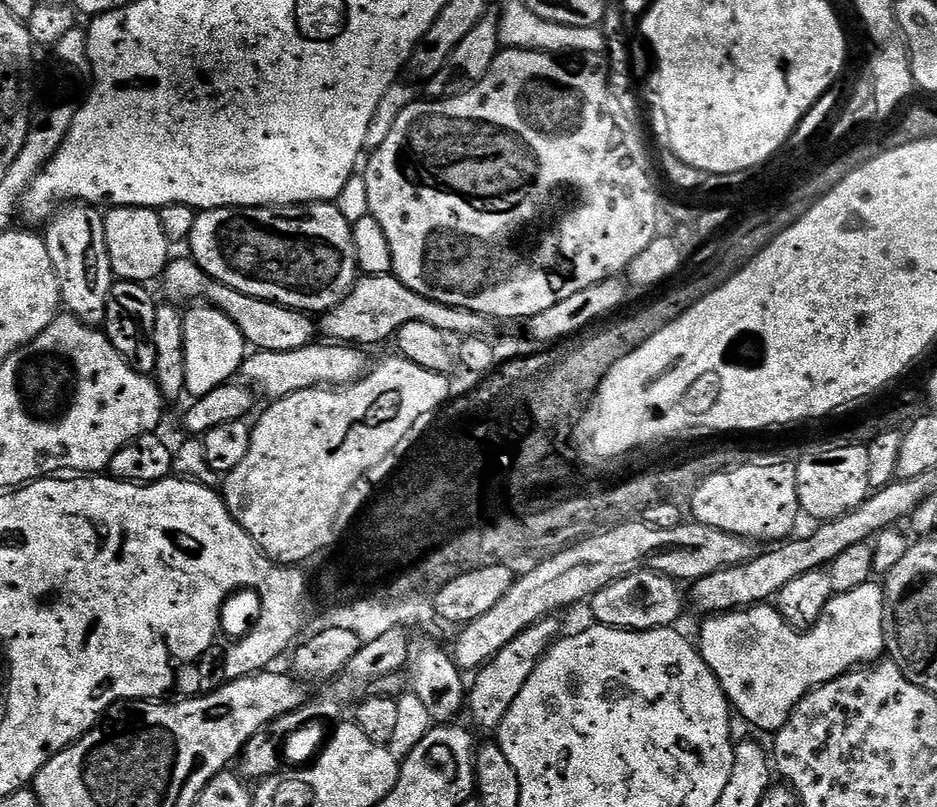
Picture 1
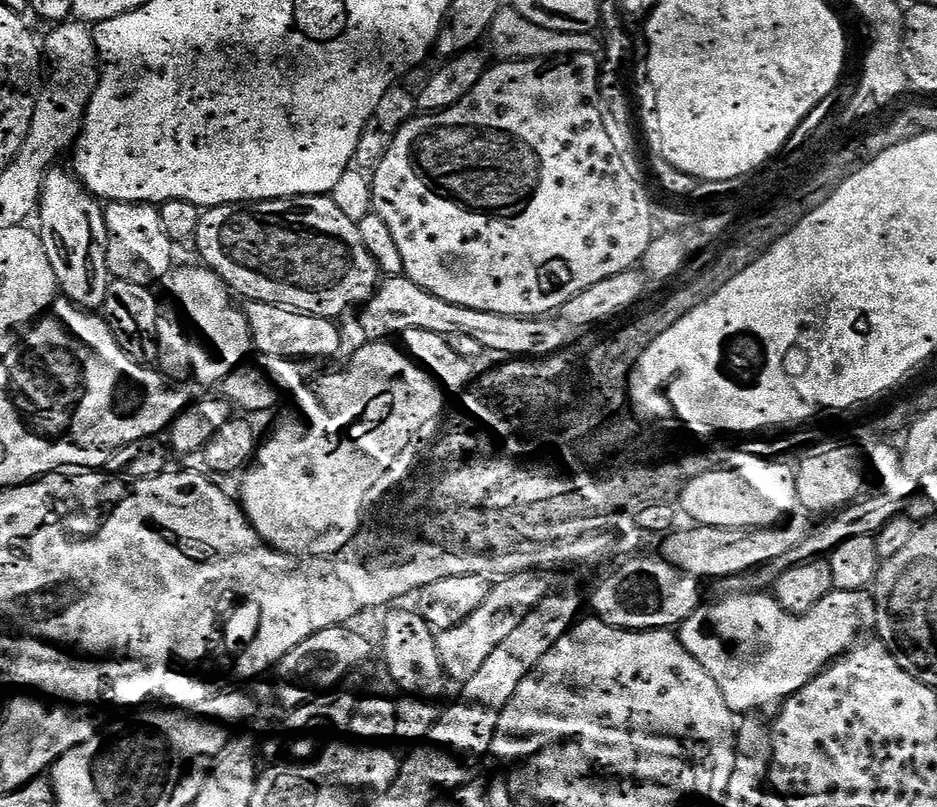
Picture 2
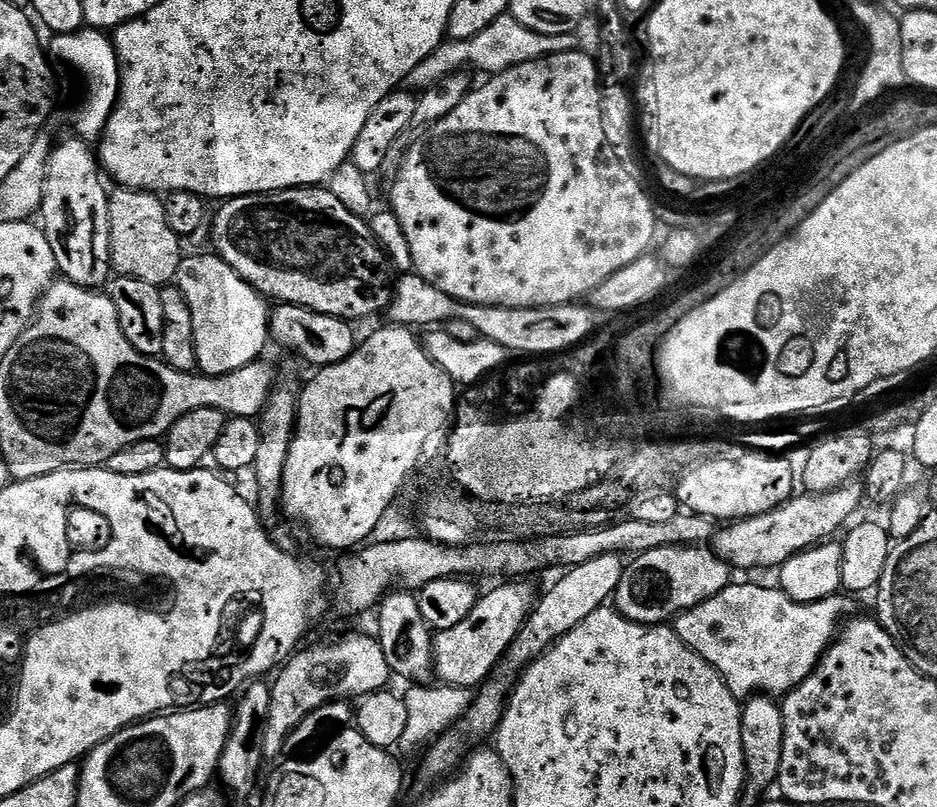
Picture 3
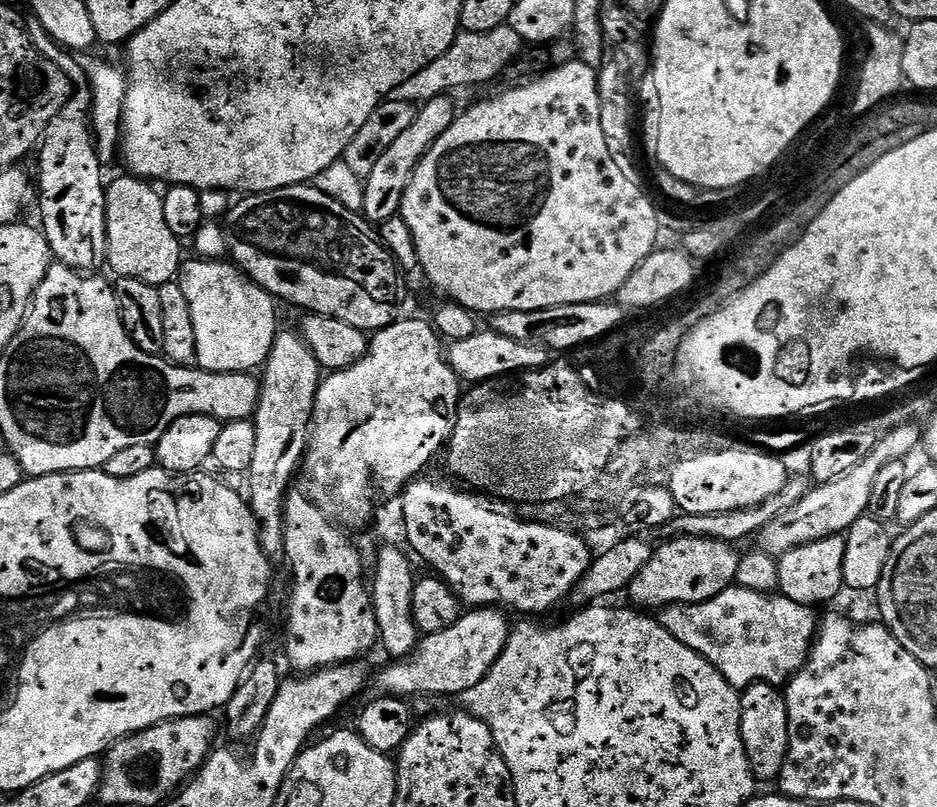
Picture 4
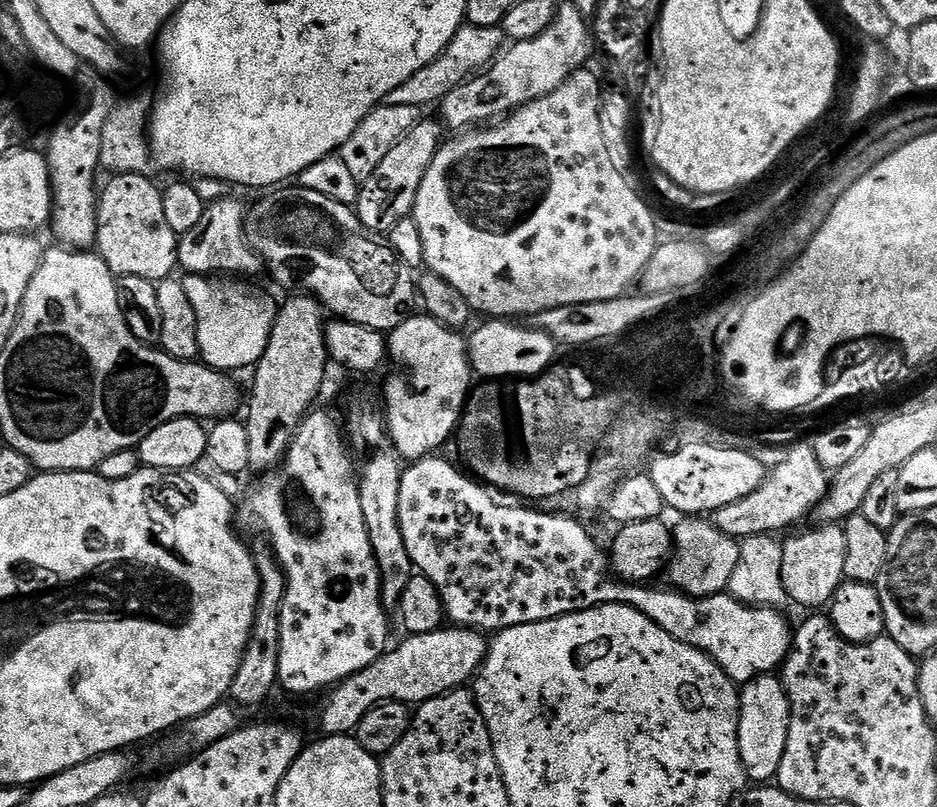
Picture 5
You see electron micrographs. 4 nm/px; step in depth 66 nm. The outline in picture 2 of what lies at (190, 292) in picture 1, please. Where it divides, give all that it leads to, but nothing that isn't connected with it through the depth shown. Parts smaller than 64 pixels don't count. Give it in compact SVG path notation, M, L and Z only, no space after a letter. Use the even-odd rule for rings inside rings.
M251 301L247 305L248 325L252 328L252 342L261 356L281 356L297 362L317 362L328 360L340 352L340 328L335 319L327 320L309 312L299 312L297 308L287 308L281 304Z

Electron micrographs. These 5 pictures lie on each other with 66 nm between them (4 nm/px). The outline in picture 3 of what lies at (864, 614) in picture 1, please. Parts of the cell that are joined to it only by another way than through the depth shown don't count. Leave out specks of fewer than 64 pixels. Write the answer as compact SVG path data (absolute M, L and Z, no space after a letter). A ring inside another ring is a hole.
M732 582L714 598L681 612L674 621L674 631L691 652L698 653L724 679L738 698L753 694L780 698L798 687L816 669L824 651L832 647L842 621L849 615L847 599L847 595L837 594L818 602L796 604L778 586L759 588L756 584Z

